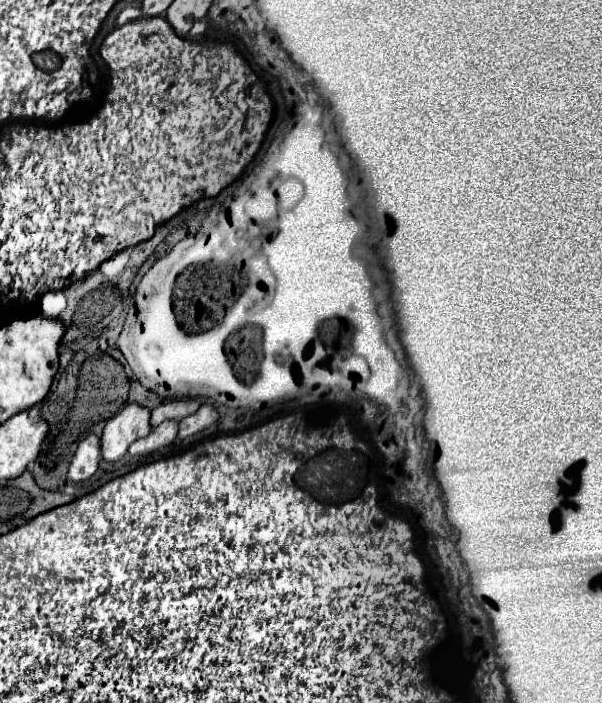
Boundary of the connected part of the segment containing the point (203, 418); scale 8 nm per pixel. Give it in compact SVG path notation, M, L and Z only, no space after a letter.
M202 405L194 415L188 415L180 421L180 433L178 437L180 439L186 439L194 433L200 433L204 429L208 429L210 425L214 425L218 421L218 411L212 407L212 405Z

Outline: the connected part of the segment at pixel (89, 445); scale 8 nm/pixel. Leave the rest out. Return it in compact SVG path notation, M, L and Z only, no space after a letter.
M86 433L76 445L76 453L68 469L68 479L74 483L90 479L98 469L98 461L100 461L100 439L94 433Z

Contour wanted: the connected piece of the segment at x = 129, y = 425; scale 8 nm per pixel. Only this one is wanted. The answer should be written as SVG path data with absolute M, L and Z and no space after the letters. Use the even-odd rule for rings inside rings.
M128 403L120 413L106 421L102 433L102 457L110 463L124 457L130 443L146 437L152 431L150 409L138 403Z

